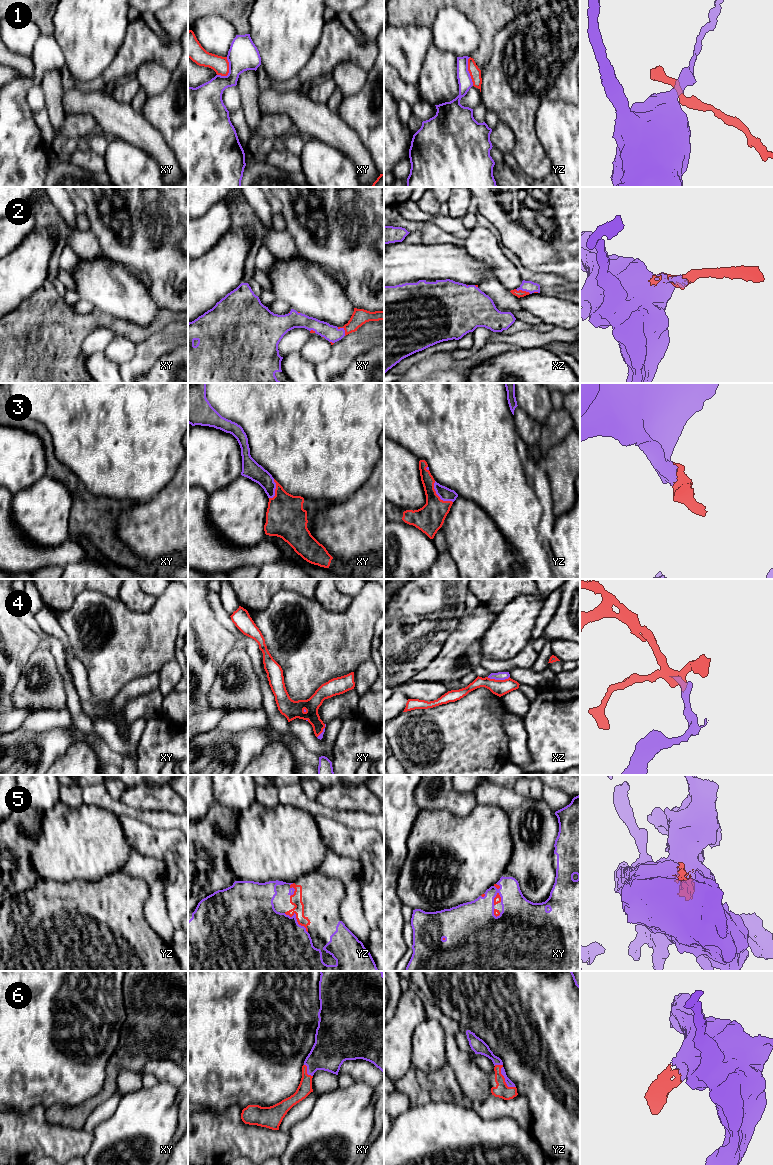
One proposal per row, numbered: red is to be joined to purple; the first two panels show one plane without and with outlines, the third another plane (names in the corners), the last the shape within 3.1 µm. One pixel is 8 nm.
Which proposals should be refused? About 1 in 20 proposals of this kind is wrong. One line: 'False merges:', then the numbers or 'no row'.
False merges: 1

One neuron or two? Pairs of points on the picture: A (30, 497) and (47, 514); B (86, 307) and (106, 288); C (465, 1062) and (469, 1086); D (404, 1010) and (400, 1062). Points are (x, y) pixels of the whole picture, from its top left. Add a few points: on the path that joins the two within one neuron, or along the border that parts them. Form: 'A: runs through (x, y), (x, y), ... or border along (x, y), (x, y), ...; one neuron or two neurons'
A: runs through (34, 501), (43, 510); one neuron
B: border along (80, 298), (88, 301), (95, 308); two neurons
C: runs through (465, 1068), (469, 1080); one neuron
D: runs through (403, 1023), (400, 1028), (400, 1049); one neuron

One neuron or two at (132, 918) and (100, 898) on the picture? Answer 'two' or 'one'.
one

